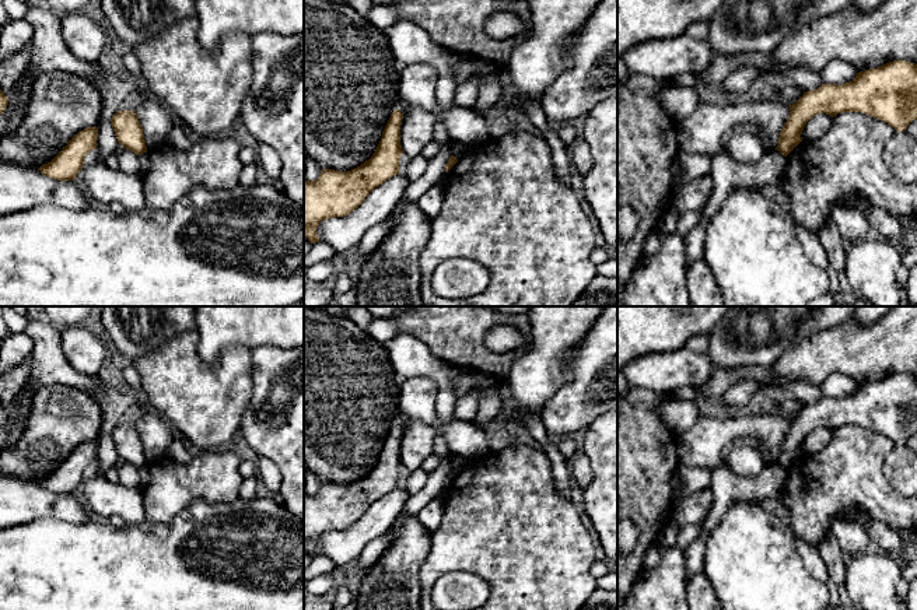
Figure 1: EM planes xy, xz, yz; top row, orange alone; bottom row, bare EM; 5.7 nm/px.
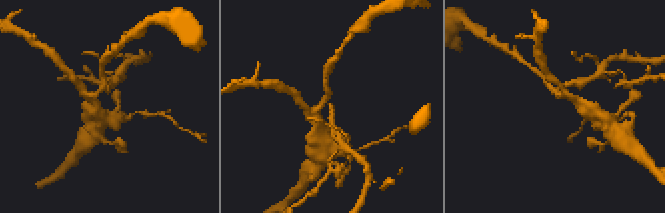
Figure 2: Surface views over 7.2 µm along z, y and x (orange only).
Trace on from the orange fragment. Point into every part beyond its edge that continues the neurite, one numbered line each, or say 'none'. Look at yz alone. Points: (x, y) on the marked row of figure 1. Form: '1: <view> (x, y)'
none

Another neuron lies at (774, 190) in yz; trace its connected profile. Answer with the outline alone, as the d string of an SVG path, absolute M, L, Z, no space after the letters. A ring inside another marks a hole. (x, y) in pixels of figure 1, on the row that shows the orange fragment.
M781 176L770 185L764 185L759 192L766 197L774 200L783 210L790 210L790 197L783 190Z

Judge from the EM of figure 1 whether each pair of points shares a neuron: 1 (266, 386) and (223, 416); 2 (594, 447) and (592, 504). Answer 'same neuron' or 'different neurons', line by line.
1: different neurons
2: same neuron

